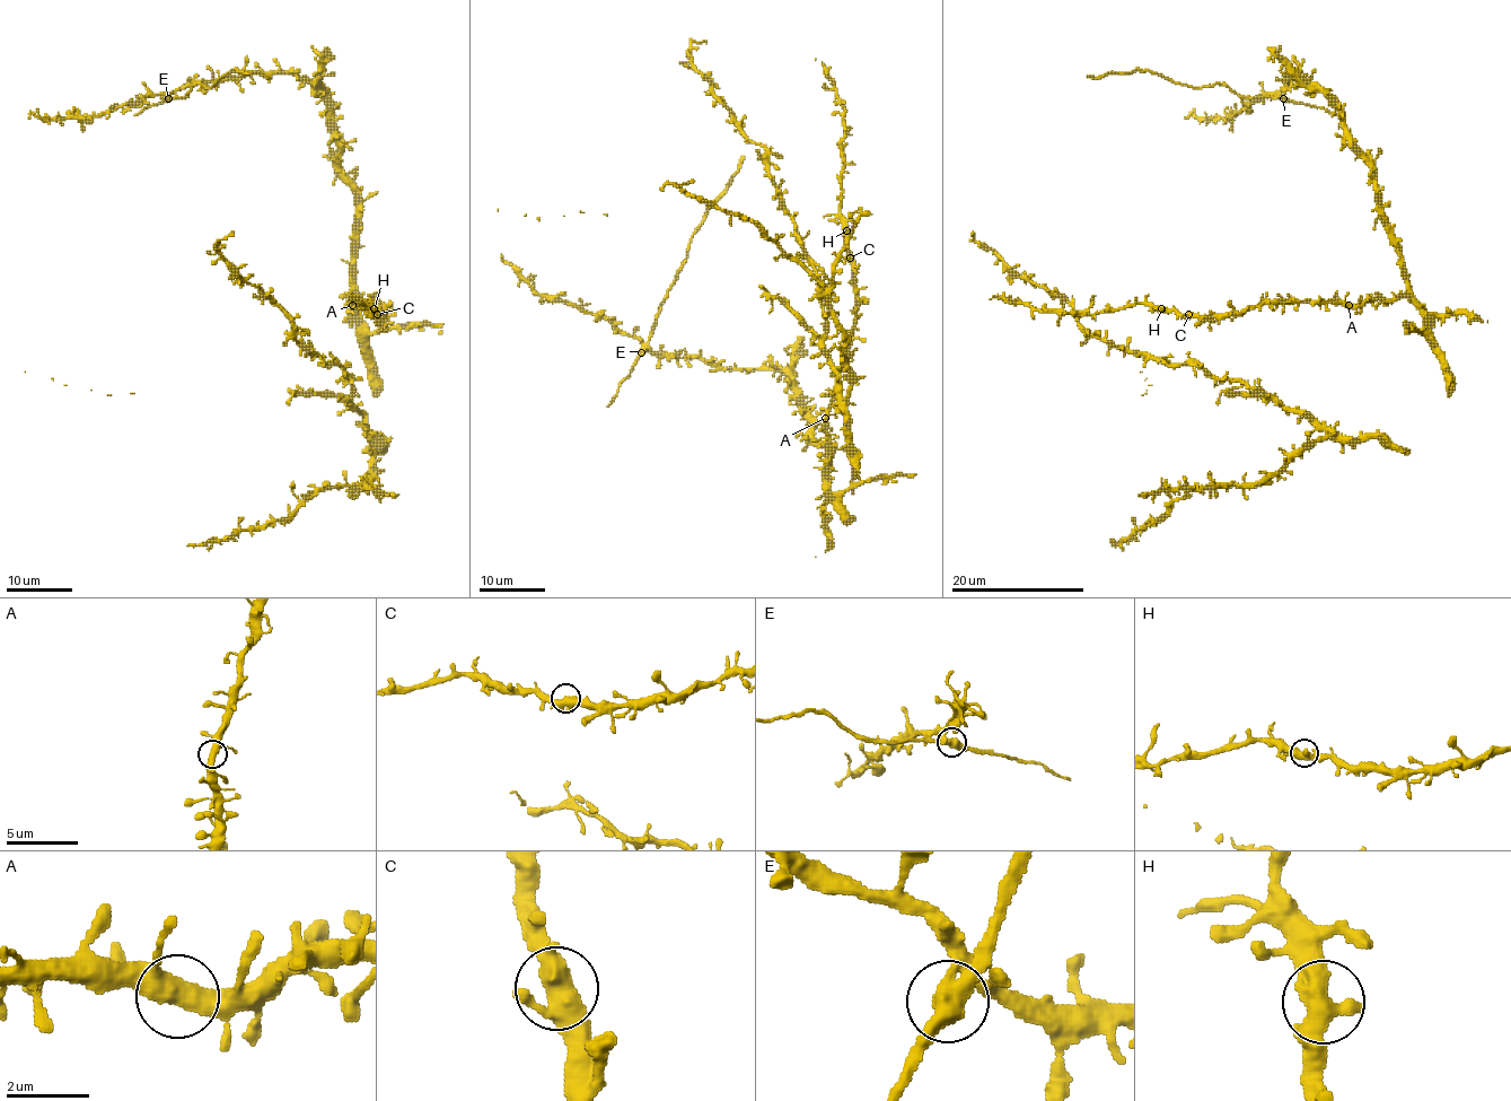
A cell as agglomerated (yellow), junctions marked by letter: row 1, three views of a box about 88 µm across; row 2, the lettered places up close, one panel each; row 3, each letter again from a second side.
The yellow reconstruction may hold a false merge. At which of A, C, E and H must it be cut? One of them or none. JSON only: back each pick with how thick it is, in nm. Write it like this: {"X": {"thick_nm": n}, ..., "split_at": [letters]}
{"split_at": []}

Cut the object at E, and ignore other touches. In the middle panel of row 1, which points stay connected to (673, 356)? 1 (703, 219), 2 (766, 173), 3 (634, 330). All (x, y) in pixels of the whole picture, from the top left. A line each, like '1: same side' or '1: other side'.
1: other side
2: same side
3: same side

